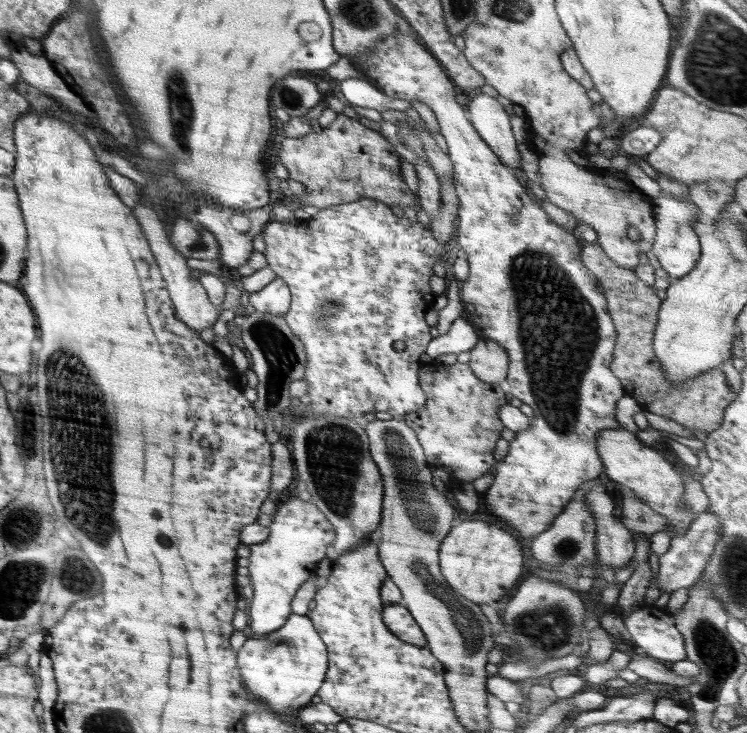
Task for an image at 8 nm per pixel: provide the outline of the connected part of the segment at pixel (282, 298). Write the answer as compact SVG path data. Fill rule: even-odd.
M276 276L276 280L272 280L263 290L247 297L255 310L272 316L283 317L292 303L288 286L280 276Z

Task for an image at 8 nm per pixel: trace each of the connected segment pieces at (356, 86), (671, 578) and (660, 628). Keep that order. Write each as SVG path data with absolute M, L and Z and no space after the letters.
M346 78L341 81L340 92L353 106L360 108L374 108L382 110L399 110L405 112L412 103L409 100L400 100L389 97L377 87L371 85L364 78Z
M707 508L693 520L690 528L682 536L672 538L668 551L659 556L658 576L654 583L658 584L663 600L678 588L687 588L689 585L695 584L696 580L702 576L702 572L714 552L718 534L720 534L720 523L718 522L720 522L718 515L714 515L712 509Z
M638 609L621 617L635 650L660 662L676 663L687 659L684 640L672 624Z

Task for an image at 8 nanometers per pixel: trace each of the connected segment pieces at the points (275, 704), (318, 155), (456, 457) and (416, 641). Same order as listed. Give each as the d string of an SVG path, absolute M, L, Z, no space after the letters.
M292 613L274 633L251 636L237 652L238 668L246 691L256 703L275 713L297 712L311 703L324 683L327 672L327 647L321 640L309 616Z
M337 113L336 119L322 132L286 137L280 148L280 162L287 169L289 178L303 183L308 189L308 195L297 196L300 202L320 209L361 199L380 200L390 208L417 208L415 196L401 175L400 159L396 148L380 131L374 131L343 113Z
M432 359L427 364L421 364L418 369L420 386L426 395L426 404L422 409L406 413L402 419L412 428L417 440L423 448L426 463L431 467L443 467L454 474L456 480L472 482L475 478L484 476L490 467L496 463L493 456L496 443L501 438L504 424L499 418L499 410L507 403L509 397L503 384L488 383L474 375L469 363L456 362L450 366L443 365Z
M392 603L383 608L382 620L390 631L406 644L427 647L425 635L411 612L401 603Z

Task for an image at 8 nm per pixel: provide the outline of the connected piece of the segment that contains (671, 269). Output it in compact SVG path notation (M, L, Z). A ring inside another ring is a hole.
M661 191L656 198L651 198L653 206L653 218L655 219L655 241L652 245L652 252L656 255L660 266L666 270L670 277L679 279L688 274L697 263L701 255L701 244L698 235L693 230L693 223L697 217L701 217L698 207L684 198L674 198L672 194Z

